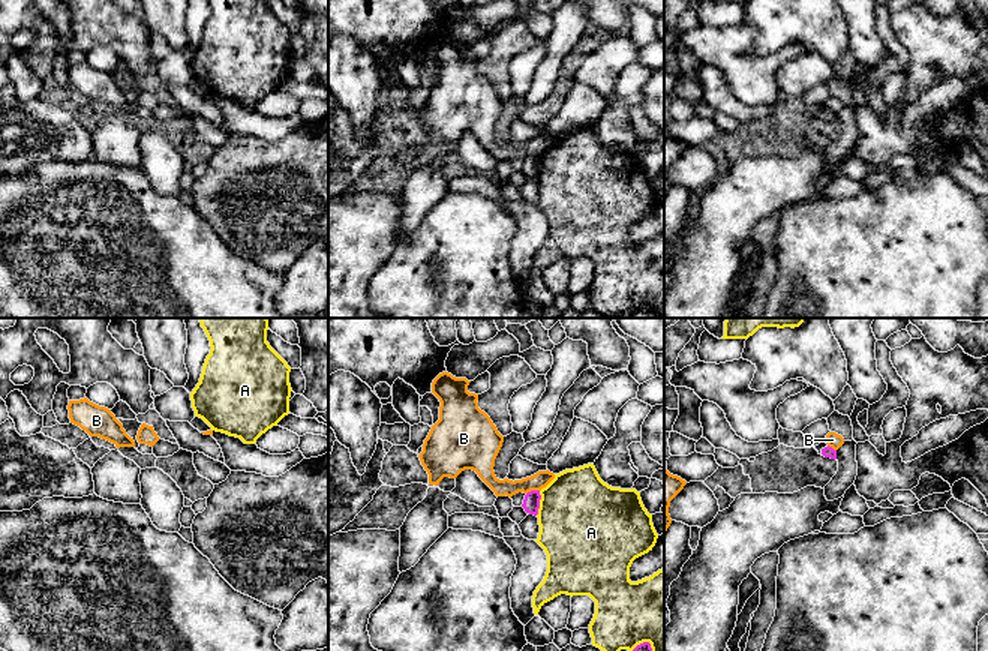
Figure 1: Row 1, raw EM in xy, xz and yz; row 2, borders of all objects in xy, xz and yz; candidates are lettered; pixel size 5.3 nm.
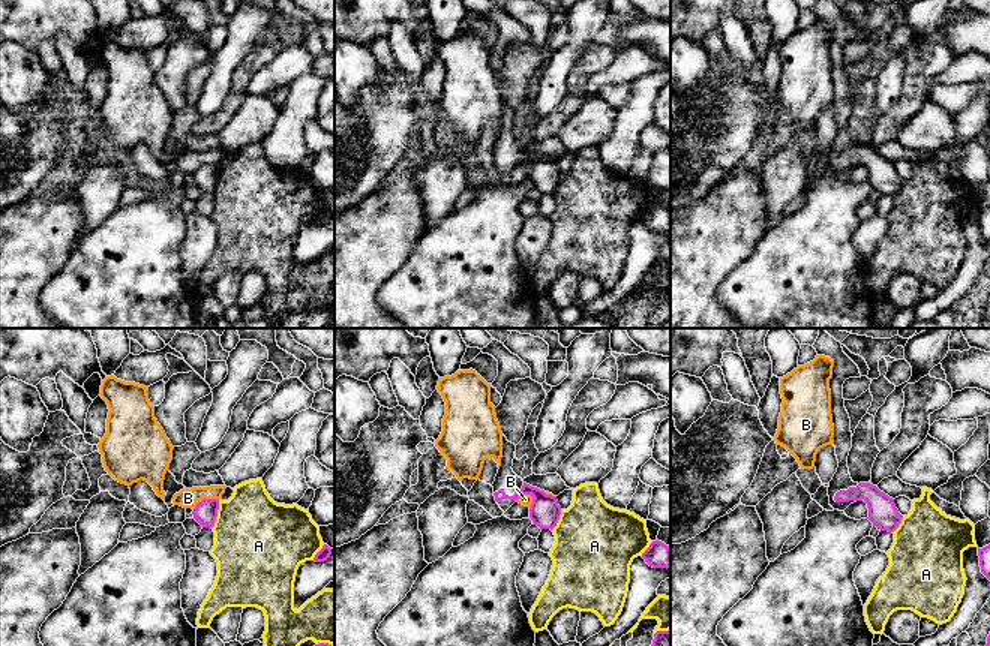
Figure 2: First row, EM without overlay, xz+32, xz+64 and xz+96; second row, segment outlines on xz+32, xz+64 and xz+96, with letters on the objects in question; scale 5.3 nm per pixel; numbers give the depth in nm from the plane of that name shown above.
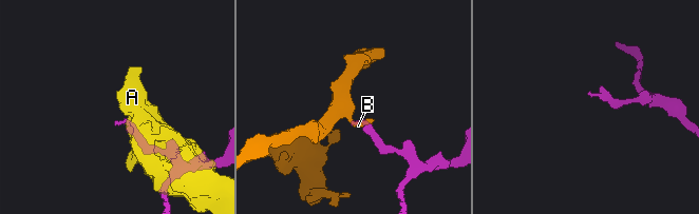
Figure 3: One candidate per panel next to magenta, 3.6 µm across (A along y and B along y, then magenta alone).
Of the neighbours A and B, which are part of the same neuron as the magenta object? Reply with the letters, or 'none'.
none

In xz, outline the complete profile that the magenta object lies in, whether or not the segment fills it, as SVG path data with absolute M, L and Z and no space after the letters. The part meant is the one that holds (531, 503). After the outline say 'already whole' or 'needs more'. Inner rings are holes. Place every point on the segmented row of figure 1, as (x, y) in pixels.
M531 490L525 495L522 507L526 513L537 516L540 508L540 490Z; already whole

